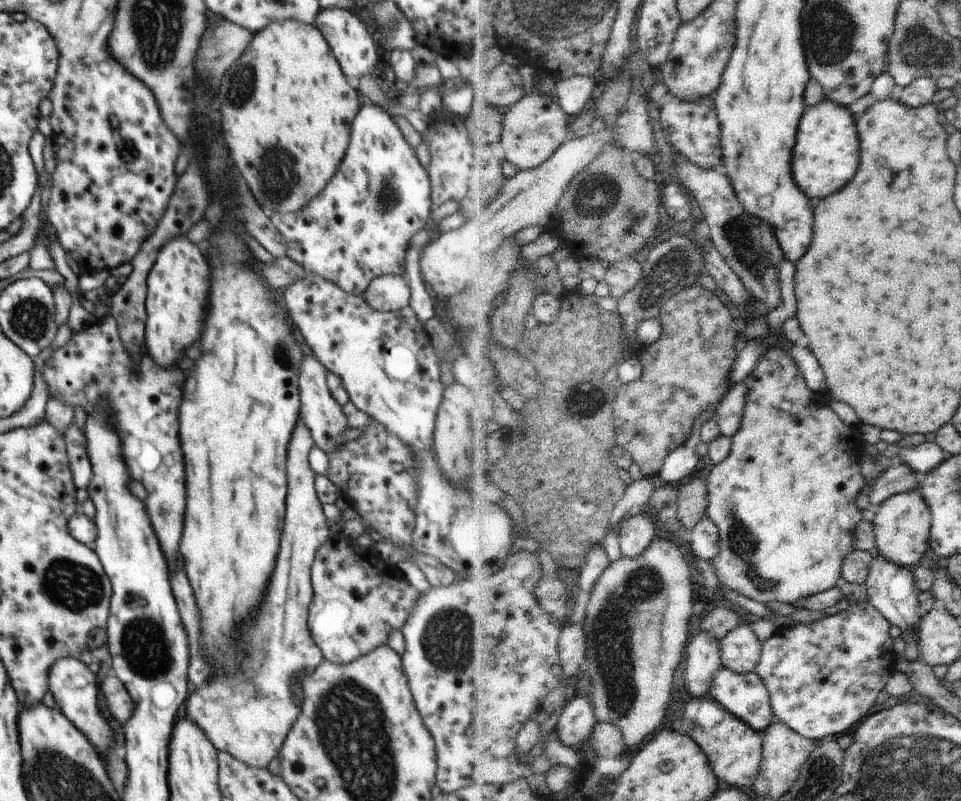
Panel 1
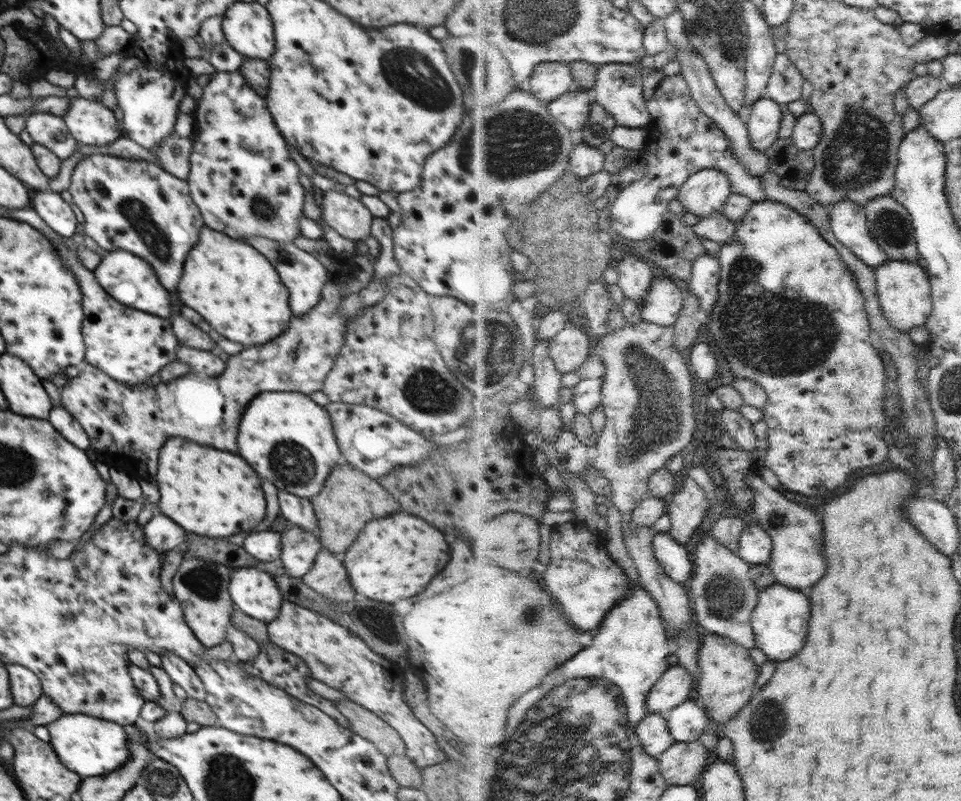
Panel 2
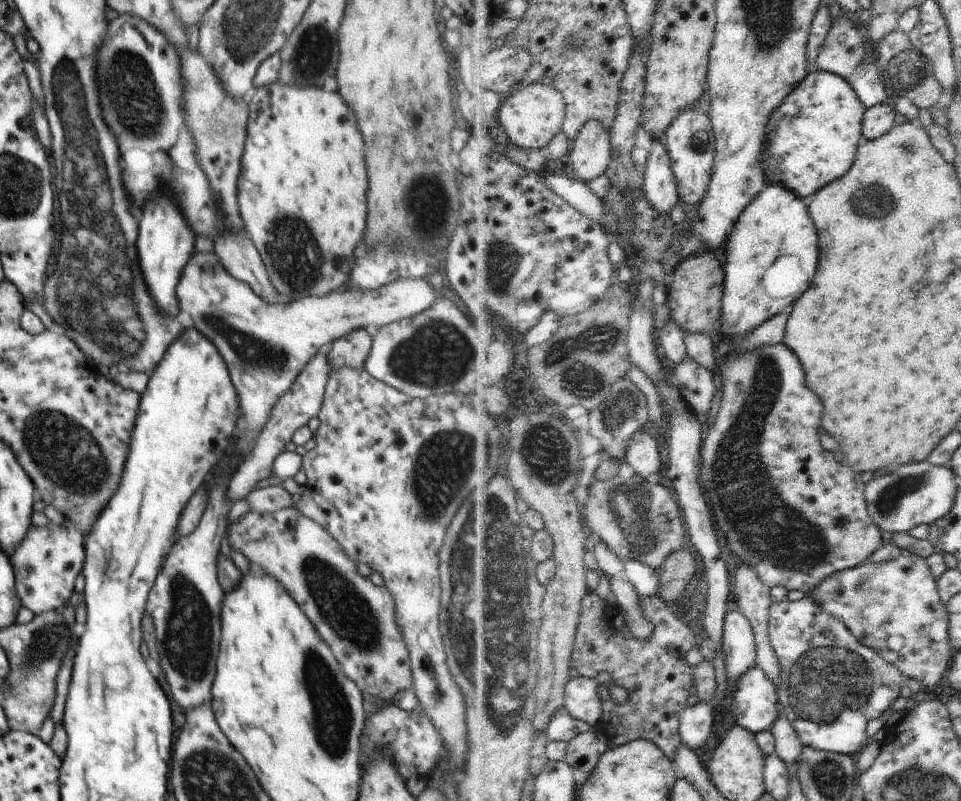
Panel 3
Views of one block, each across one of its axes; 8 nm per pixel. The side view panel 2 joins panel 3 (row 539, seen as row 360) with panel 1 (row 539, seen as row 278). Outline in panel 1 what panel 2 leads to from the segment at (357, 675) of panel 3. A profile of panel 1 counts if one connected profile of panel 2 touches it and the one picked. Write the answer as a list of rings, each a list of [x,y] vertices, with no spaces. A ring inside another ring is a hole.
[[[345,537],[330,538],[320,546],[310,572],[313,600],[309,607],[308,627],[310,636],[325,660],[348,664],[378,648],[388,645],[388,634],[400,630],[418,600],[419,591],[408,584],[403,574],[387,564],[371,547],[360,547]]]

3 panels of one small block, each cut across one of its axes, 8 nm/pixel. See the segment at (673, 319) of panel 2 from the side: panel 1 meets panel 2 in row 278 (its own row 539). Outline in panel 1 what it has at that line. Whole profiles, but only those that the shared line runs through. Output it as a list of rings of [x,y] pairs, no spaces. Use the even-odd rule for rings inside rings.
[[[657,537],[654,544],[640,558],[623,556],[602,574],[590,602],[589,615],[584,618],[588,640],[585,671],[592,678],[591,696],[600,723],[612,722],[620,726],[626,738],[626,749],[640,748],[640,744],[658,730],[666,718],[672,700],[674,676],[684,660],[690,638],[690,620],[694,616],[692,598],[692,566],[678,544]]]

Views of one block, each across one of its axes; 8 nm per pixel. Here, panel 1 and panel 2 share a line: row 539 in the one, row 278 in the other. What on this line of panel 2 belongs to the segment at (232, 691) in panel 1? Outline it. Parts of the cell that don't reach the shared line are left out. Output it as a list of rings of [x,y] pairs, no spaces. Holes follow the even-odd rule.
[[[252,236],[249,240],[250,246],[258,248],[258,252],[262,252],[274,264],[282,282],[290,290],[290,308],[292,308],[293,316],[304,316],[306,312],[310,312],[318,304],[322,288],[328,280],[327,268],[322,265],[322,261],[312,253],[298,248],[293,242],[279,243],[264,236]]]

